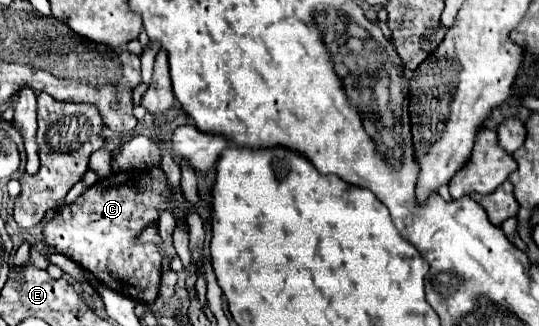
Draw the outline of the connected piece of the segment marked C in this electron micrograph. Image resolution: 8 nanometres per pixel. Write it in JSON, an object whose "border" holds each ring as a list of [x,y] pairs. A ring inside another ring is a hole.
{"border":[[[161,166],[113,172],[83,192],[81,200],[77,198],[53,214],[43,228],[43,244],[47,250],[77,262],[107,288],[143,304],[153,304],[159,294],[163,256],[155,244],[137,244],[135,238],[149,224],[159,222],[161,212],[171,212],[175,218],[187,222],[189,208],[191,204],[185,200],[181,188],[169,186]],[[171,198],[175,200],[175,212],[169,204]]]}

